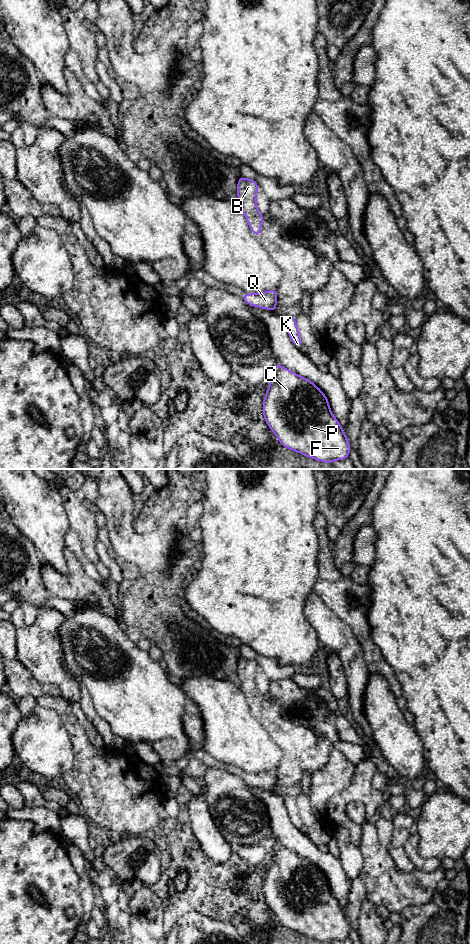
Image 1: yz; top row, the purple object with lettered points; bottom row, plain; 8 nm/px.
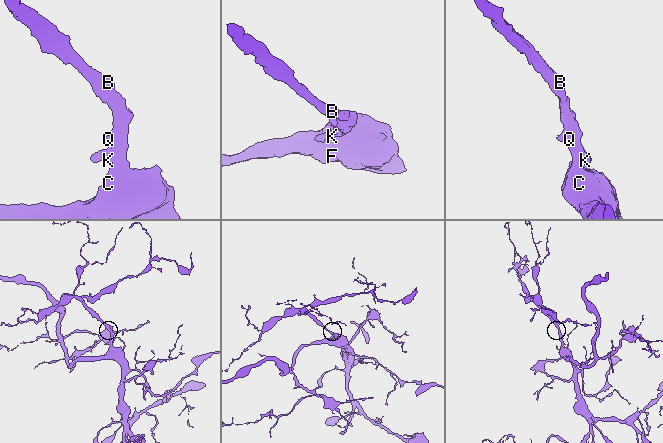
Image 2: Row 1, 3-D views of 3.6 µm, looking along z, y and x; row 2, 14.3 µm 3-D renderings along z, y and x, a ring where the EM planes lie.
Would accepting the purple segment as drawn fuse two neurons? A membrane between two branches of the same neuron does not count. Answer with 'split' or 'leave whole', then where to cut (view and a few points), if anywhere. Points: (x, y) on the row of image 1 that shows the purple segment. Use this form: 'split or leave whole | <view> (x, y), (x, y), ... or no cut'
leave whole | no cut

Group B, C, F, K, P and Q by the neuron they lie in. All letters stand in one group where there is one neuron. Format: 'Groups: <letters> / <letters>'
Groups: B C F K P Q

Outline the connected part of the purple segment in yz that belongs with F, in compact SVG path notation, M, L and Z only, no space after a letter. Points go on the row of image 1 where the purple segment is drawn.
M275 363L271 382L263 401L266 423L279 442L309 458L325 463L344 460L351 449L343 428L333 416L325 394L308 379Z

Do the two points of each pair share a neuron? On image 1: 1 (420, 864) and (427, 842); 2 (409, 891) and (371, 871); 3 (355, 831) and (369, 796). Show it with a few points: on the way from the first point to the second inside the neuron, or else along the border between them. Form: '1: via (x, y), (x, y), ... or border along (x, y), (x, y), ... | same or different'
1: border along (417, 834), (418, 852), (440, 860) | different
2: via (400, 889), (390, 887), (380, 877) | same
3: via (342, 818), (342, 805), (351, 796), (356, 796) | same

